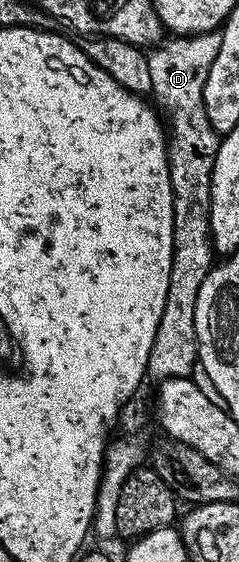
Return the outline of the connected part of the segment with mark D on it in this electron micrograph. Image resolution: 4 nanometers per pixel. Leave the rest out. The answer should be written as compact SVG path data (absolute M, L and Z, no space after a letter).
M210 30L207 34L174 36L169 39L170 43L167 41L148 54L148 72L152 72L150 94L157 109L163 115L170 114L166 155L170 161L174 197L174 251L168 300L164 304L160 324L156 328L156 340L152 340L152 352L146 365L149 377L155 380L189 378L199 365L196 296L212 265L210 185L220 141L220 135L210 127L204 112L204 84L210 81L212 60L216 60L216 52L220 52L221 39L218 30Z

